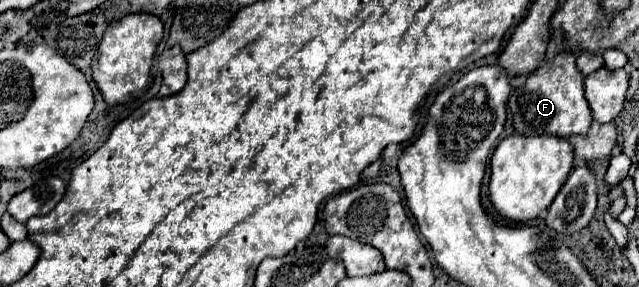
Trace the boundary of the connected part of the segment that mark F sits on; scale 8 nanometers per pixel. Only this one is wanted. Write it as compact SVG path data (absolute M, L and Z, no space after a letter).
M560 53L552 63L538 67L538 71L532 73L522 87L512 91L508 105L512 111L512 125L520 135L556 135L568 139L572 135L586 135L592 123L590 107L584 101L584 77L576 69L576 57L572 53Z

